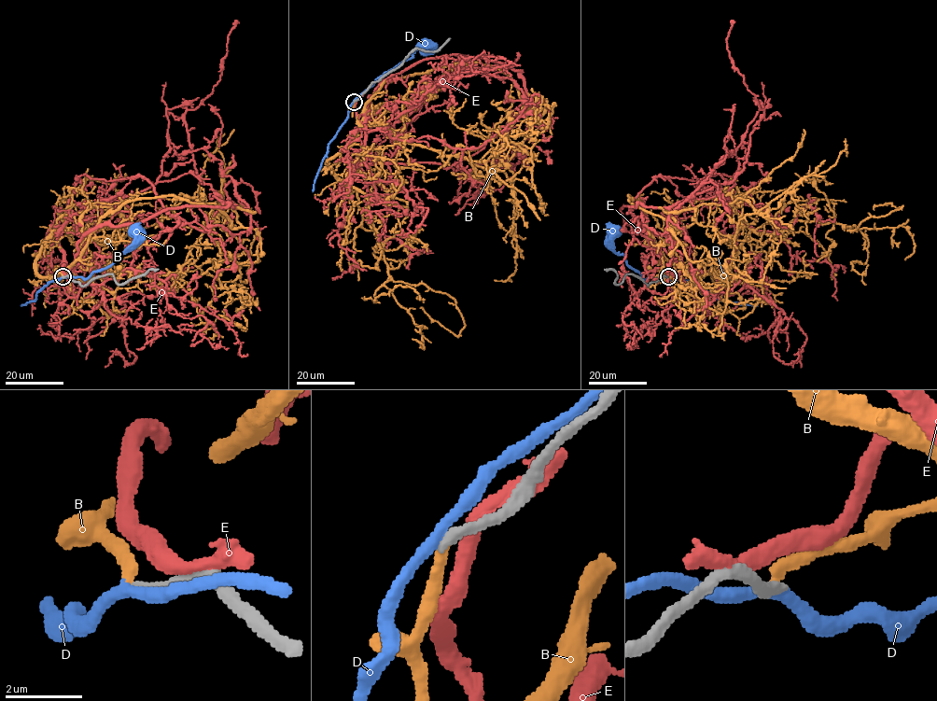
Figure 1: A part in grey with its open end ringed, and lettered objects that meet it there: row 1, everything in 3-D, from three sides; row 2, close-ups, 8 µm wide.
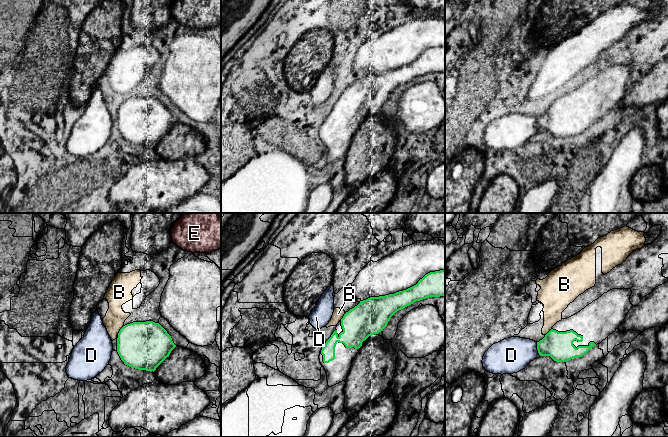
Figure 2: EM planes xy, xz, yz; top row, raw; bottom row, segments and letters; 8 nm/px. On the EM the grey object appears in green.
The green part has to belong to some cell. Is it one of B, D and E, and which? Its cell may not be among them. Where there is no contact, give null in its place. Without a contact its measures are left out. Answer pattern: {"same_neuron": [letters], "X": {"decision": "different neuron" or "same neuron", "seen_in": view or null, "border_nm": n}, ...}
{"same_neuron": [], "B": {"decision": "different neuron", "seen_in": "xy", "border_nm": 90}, "D": {"decision": "different neuron", "seen_in": "yz", "border_nm": 120}, "E": {"decision": "different neuron", "seen_in": null}}

